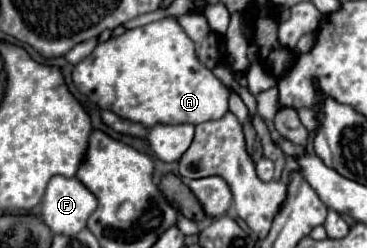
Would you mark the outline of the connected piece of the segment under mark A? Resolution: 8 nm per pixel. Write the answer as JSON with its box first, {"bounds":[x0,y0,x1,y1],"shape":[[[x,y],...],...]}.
{"bounds":[73,17,229,127],"shape":[[[165,17],[153,21],[149,25],[129,29],[125,35],[99,43],[89,57],[79,61],[73,69],[73,85],[101,109],[113,109],[119,117],[129,117],[129,121],[137,121],[145,127],[157,125],[157,121],[165,121],[165,125],[179,123],[205,123],[211,119],[219,119],[227,113],[229,87],[225,87],[213,71],[205,69],[193,51],[193,41],[185,37],[185,31],[177,25],[173,17]]]}

